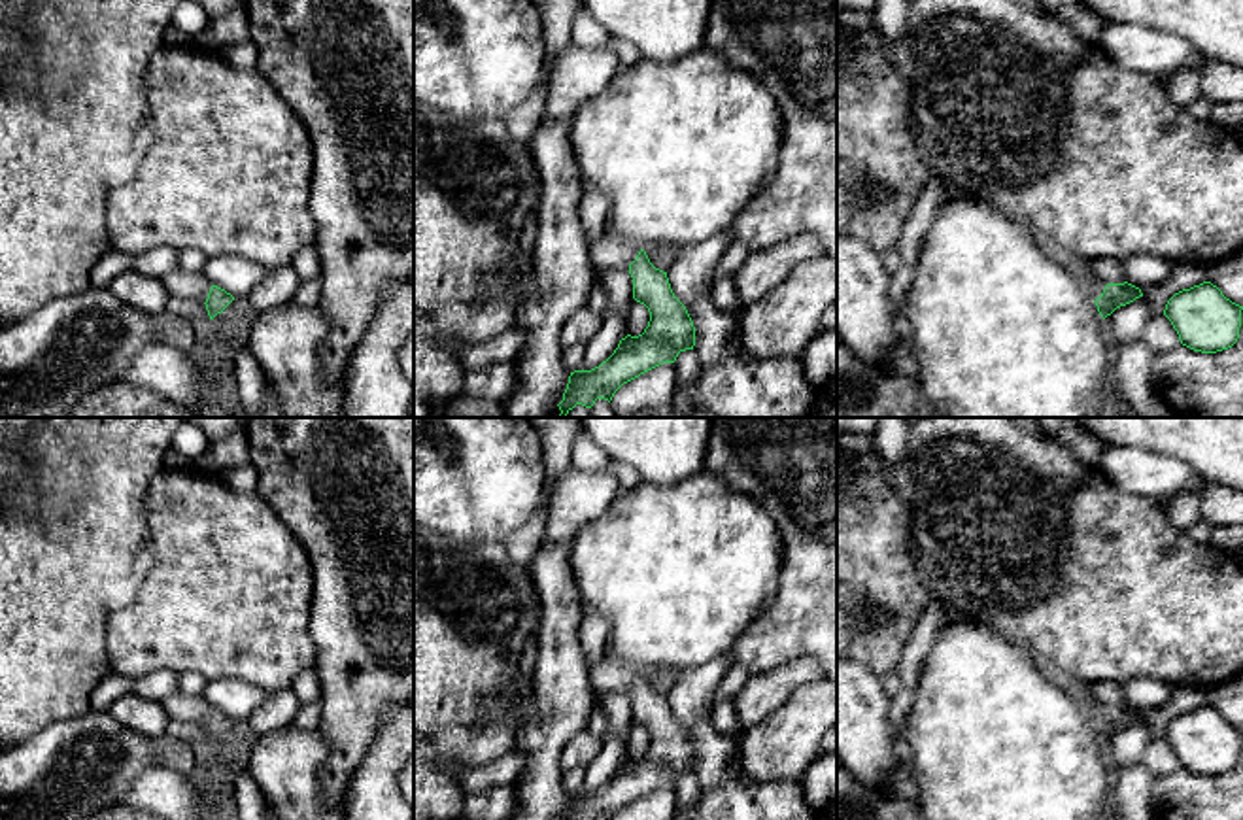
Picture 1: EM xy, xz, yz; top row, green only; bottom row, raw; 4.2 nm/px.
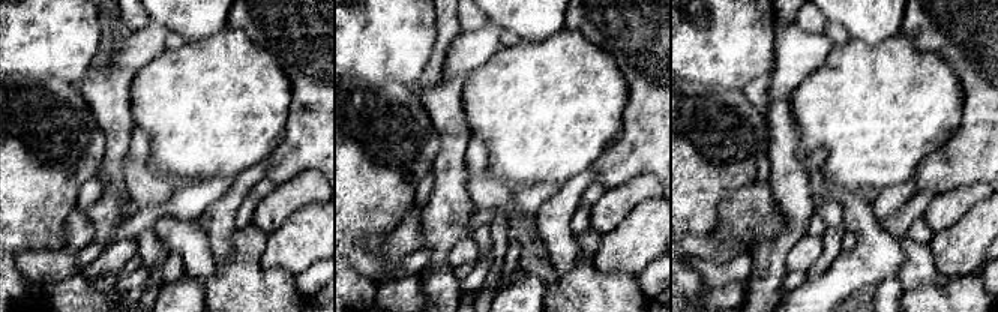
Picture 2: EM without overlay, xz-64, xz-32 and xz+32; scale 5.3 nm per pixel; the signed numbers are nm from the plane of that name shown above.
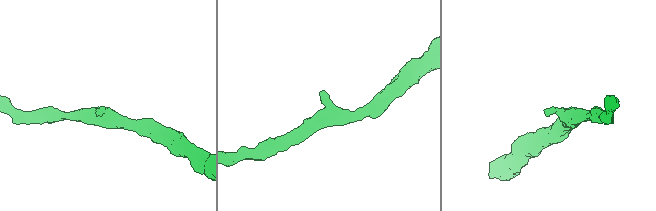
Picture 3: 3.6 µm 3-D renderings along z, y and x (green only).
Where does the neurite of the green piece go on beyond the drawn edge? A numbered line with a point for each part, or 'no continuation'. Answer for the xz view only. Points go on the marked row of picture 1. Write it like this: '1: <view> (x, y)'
1: xz (609, 252)

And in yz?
1: yz (1094, 286)

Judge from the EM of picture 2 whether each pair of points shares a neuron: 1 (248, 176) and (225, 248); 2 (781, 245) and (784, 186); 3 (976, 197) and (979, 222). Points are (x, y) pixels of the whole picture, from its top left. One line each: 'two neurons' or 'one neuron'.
1: one neuron
2: one neuron
3: two neurons

